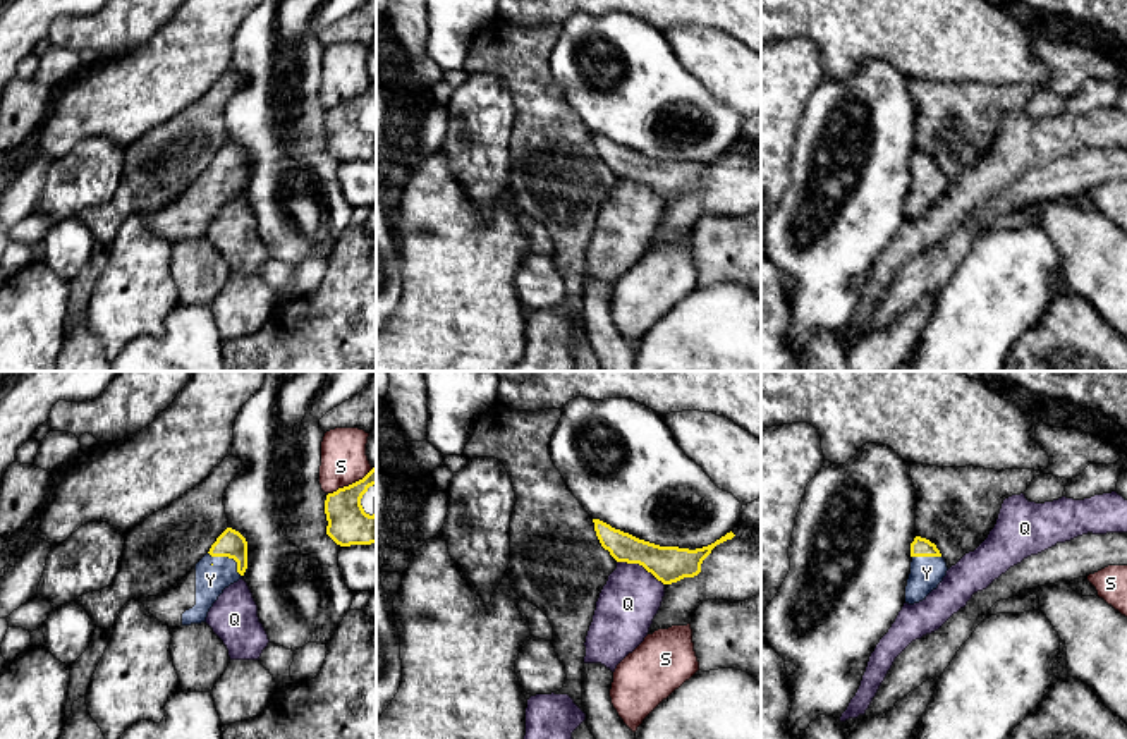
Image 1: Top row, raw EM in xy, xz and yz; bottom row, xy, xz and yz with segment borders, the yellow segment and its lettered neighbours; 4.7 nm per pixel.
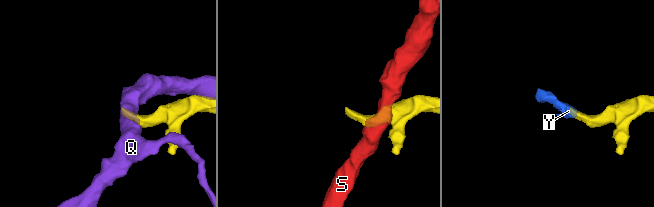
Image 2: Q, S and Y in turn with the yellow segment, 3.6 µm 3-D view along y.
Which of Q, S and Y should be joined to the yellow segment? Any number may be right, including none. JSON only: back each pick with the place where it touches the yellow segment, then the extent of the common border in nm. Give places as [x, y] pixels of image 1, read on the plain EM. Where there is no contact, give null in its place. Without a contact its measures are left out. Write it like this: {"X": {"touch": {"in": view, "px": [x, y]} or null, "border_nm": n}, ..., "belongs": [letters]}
{"Y": {"touch": {"in": "xy", "px": [229, 172]}, "border_nm": 200}, "belongs": ["Y"]}

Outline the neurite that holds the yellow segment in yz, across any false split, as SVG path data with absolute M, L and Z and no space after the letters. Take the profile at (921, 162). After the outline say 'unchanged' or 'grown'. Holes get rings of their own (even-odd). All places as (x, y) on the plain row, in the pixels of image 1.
M916 151L911 158L911 189L905 201L905 218L914 220L938 203L947 191L947 177L935 158Z; grown

